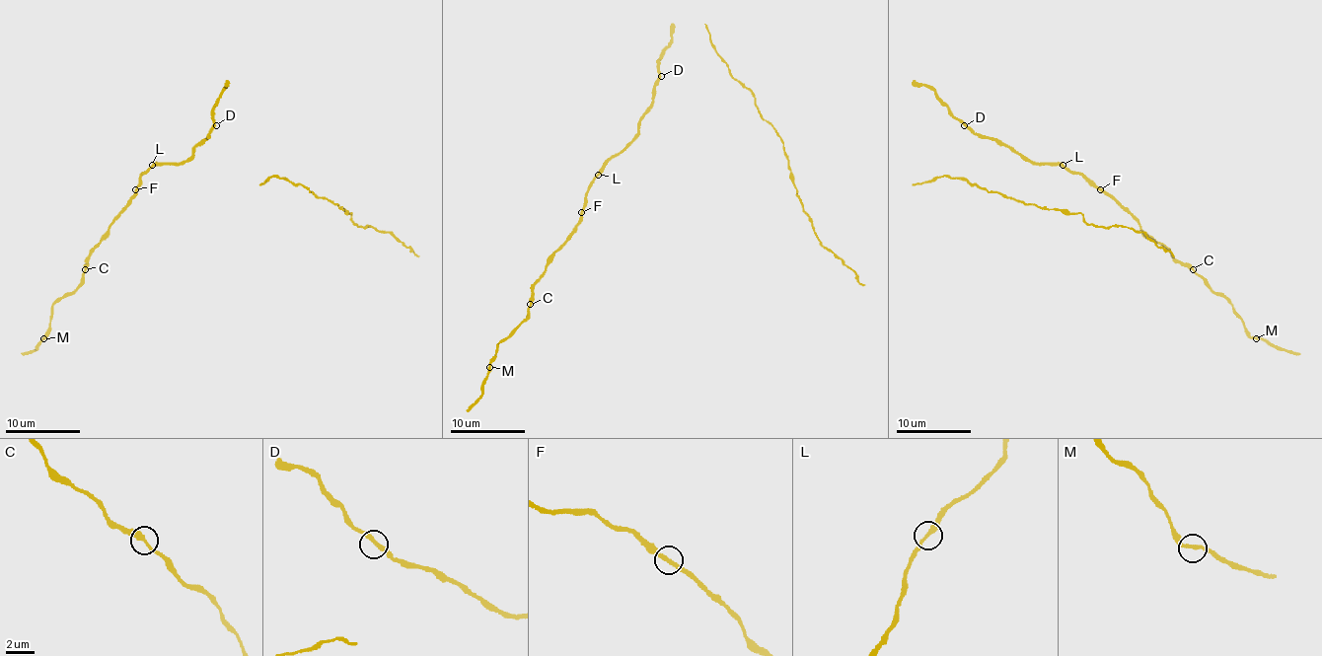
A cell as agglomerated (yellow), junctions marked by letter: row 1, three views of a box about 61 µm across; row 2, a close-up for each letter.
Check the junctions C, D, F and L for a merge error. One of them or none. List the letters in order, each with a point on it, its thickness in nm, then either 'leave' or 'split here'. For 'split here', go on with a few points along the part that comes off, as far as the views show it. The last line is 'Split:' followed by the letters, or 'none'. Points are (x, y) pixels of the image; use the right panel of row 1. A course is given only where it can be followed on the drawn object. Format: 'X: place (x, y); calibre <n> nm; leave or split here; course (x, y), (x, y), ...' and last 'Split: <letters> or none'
C: place (1193, 269); calibre 320 nm; leave
D: place (964, 125); calibre 280 nm; leave
F: place (1100, 189); calibre 280 nm; leave
L: place (1063, 165); calibre 300 nm; leave
Split: none

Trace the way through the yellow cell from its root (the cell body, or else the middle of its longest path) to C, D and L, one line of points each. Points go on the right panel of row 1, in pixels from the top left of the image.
C: (1001, 142), (1029, 161), (1062, 163), (1068, 171), (1091, 180), (1149, 236), (1192, 269)
D: (1001, 142), (991, 137), (974, 135), (964, 125)
L: (1001, 142), (1029, 161), (1063, 165)

